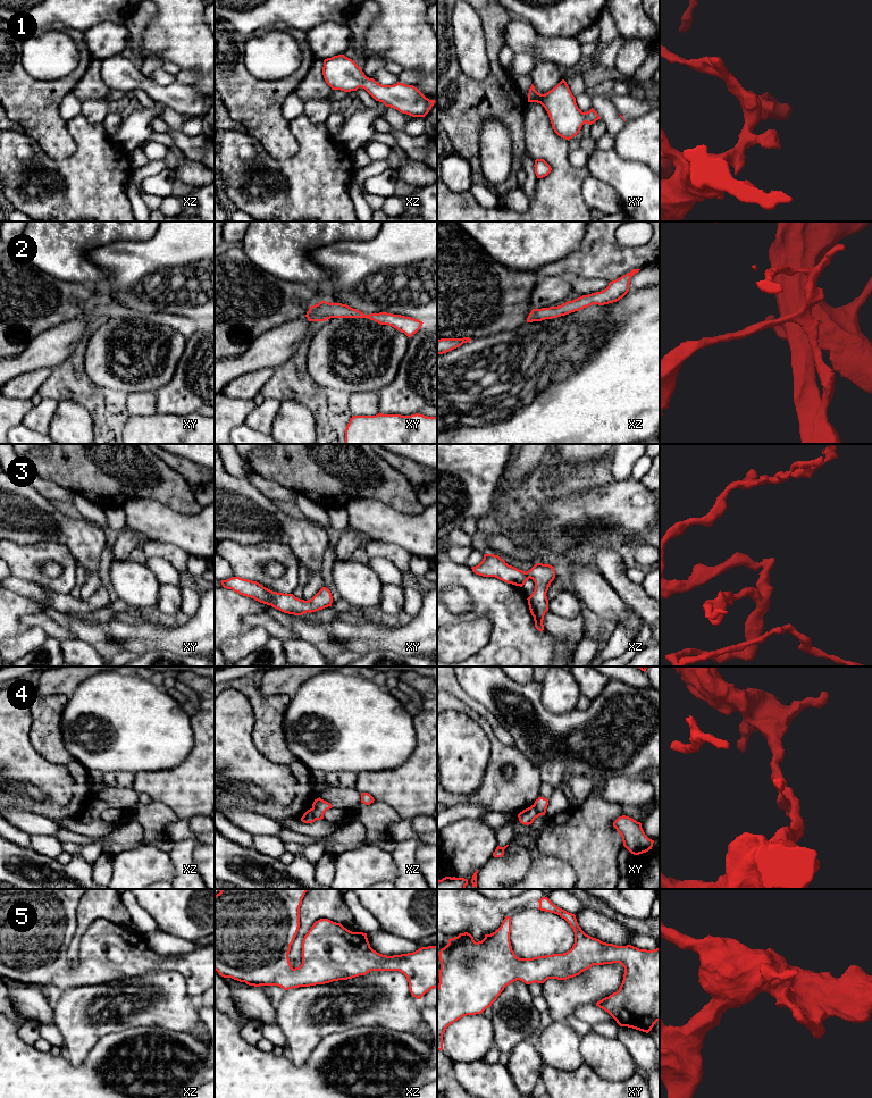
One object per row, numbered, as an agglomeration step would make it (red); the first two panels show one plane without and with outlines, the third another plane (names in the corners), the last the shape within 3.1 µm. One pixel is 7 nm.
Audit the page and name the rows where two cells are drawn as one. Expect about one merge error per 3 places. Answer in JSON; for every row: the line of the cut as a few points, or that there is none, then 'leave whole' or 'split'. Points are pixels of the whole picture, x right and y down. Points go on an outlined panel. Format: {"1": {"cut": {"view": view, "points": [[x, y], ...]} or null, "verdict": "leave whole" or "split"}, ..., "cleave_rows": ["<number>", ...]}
{"1": {"cut": null, "verdict": "leave whole"}, "2": {"cut": null, "verdict": "leave whole"}, "3": {"cut": null, "verdict": "leave whole"}, "4": {"cut": {"view": "xz", "points": [[310, 809], [316, 819]]}, "verdict": "split"}, "5": {"cut": null, "verdict": "leave whole"}, "cleave_rows": ["4"]}

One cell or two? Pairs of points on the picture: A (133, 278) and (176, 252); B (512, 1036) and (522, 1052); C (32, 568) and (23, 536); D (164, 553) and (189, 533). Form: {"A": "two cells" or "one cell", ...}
{"A": "one cell", "B": "two cells", "C": "two cells", "D": "two cells"}

